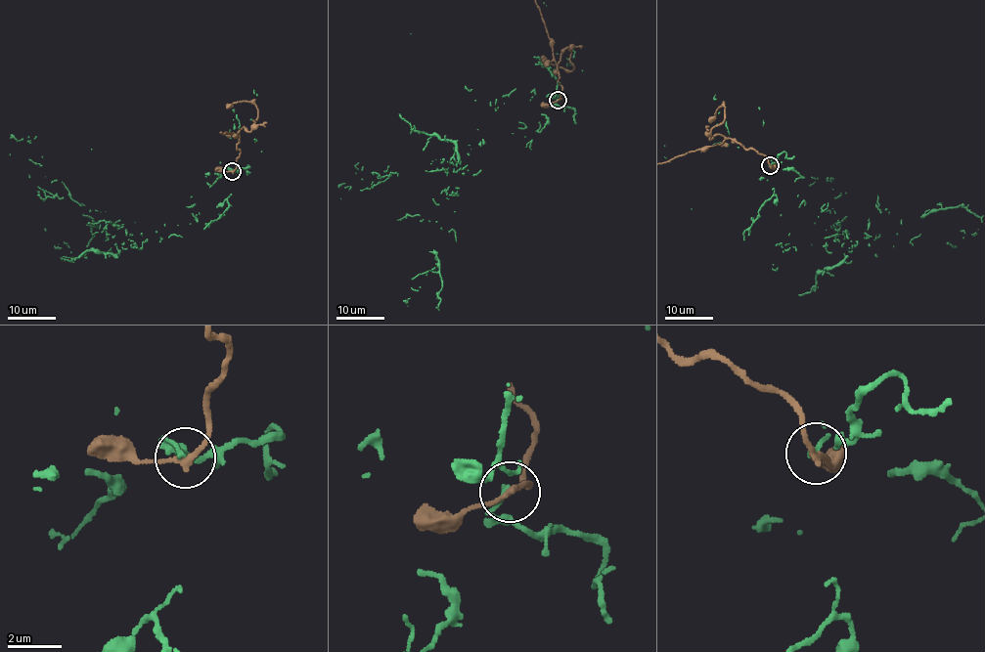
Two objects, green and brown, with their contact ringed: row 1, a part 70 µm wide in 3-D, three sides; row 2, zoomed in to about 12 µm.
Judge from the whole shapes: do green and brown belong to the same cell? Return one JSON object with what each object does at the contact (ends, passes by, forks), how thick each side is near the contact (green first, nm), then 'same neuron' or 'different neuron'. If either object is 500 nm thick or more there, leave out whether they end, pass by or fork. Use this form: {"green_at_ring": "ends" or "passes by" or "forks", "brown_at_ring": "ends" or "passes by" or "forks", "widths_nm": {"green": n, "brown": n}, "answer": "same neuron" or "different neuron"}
{"green_at_ring": "ends", "brown_at_ring": "passes by", "widths_nm": {"green": 180, "brown": 200}, "answer": "different neuron"}

